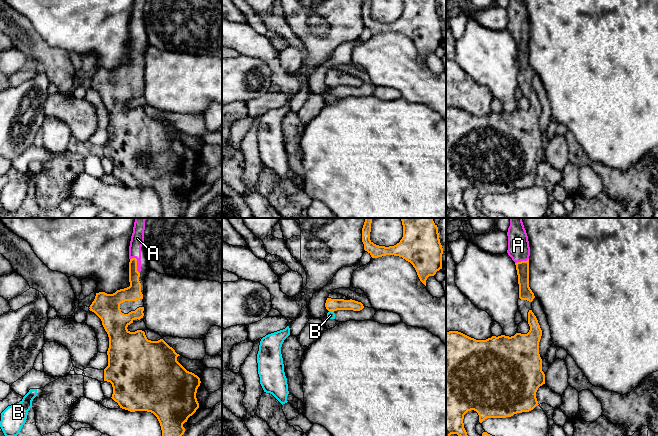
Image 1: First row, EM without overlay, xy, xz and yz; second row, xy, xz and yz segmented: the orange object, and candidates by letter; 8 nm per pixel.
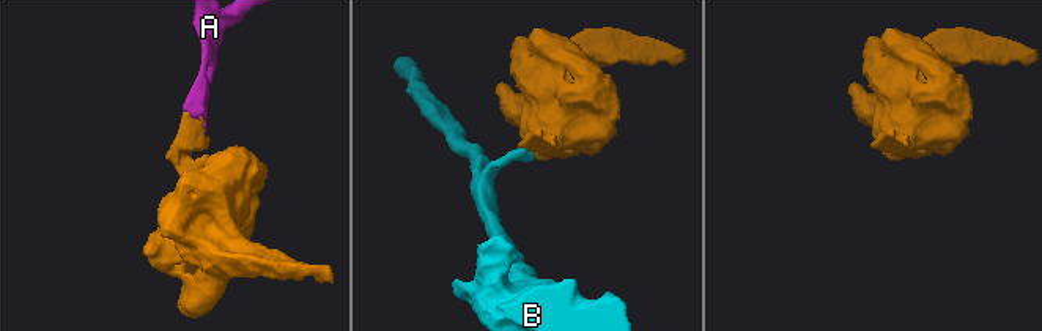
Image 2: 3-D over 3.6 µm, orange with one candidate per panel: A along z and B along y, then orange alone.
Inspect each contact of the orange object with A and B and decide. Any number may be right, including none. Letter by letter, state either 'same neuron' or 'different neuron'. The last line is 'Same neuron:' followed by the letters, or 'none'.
A: same neuron
B: different neuron
Same neuron: A

